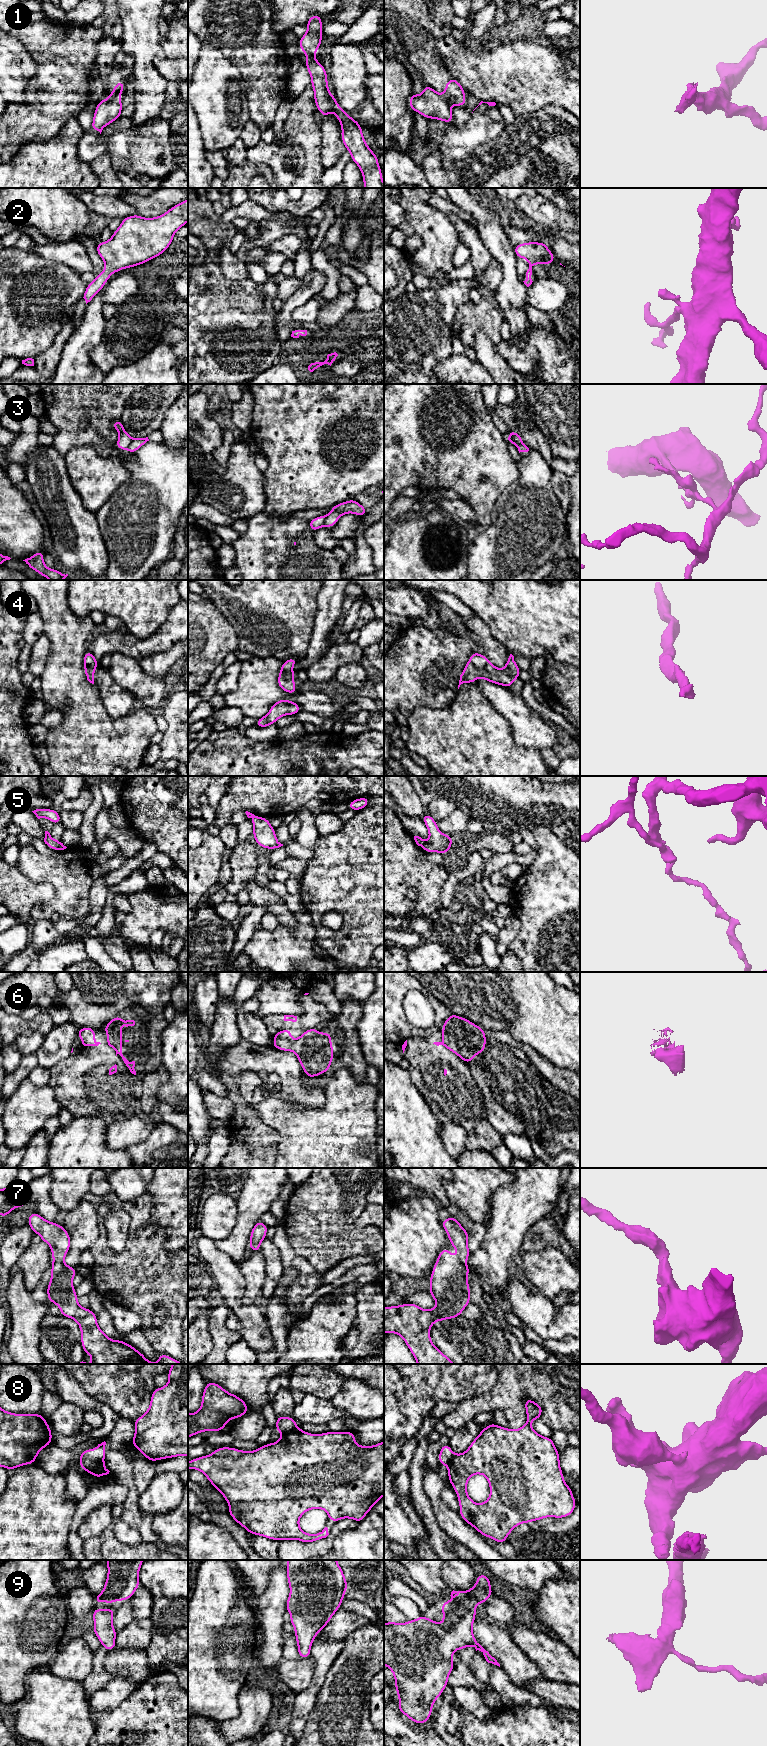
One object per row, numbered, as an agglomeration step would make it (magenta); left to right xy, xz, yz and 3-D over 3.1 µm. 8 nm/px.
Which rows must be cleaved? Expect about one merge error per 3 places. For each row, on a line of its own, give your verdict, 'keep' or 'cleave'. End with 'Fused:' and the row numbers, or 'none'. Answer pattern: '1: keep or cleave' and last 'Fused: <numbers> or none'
1: cleave
2: keep
3: cleave
4: keep
5: cleave
6: cleave
7: keep
8: cleave
9: keep
Fused: 1, 3, 5, 6, 8

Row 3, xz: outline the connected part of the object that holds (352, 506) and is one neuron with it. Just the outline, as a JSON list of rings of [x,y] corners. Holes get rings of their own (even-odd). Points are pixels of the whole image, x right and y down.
[[[355,499],[348,500],[339,504],[336,504],[332,507],[332,510],[325,516],[324,526],[334,527],[338,519],[347,513],[356,514],[360,517],[363,517],[367,514],[367,508],[363,507]]]

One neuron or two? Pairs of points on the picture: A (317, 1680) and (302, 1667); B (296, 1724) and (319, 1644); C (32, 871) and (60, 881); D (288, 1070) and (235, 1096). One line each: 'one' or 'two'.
A: two
B: one
C: one
D: one

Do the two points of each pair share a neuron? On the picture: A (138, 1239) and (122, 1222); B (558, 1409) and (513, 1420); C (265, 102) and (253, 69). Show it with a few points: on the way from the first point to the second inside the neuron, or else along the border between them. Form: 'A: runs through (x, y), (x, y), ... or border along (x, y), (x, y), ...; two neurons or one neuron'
A: border along (129, 1230), (127, 1241), (119, 1250), (116, 1250); two neurons
B: runs through (543, 1394), (524, 1392), (514, 1405); one neuron
C: runs through (265, 94), (265, 81), (261, 77); one neuron

